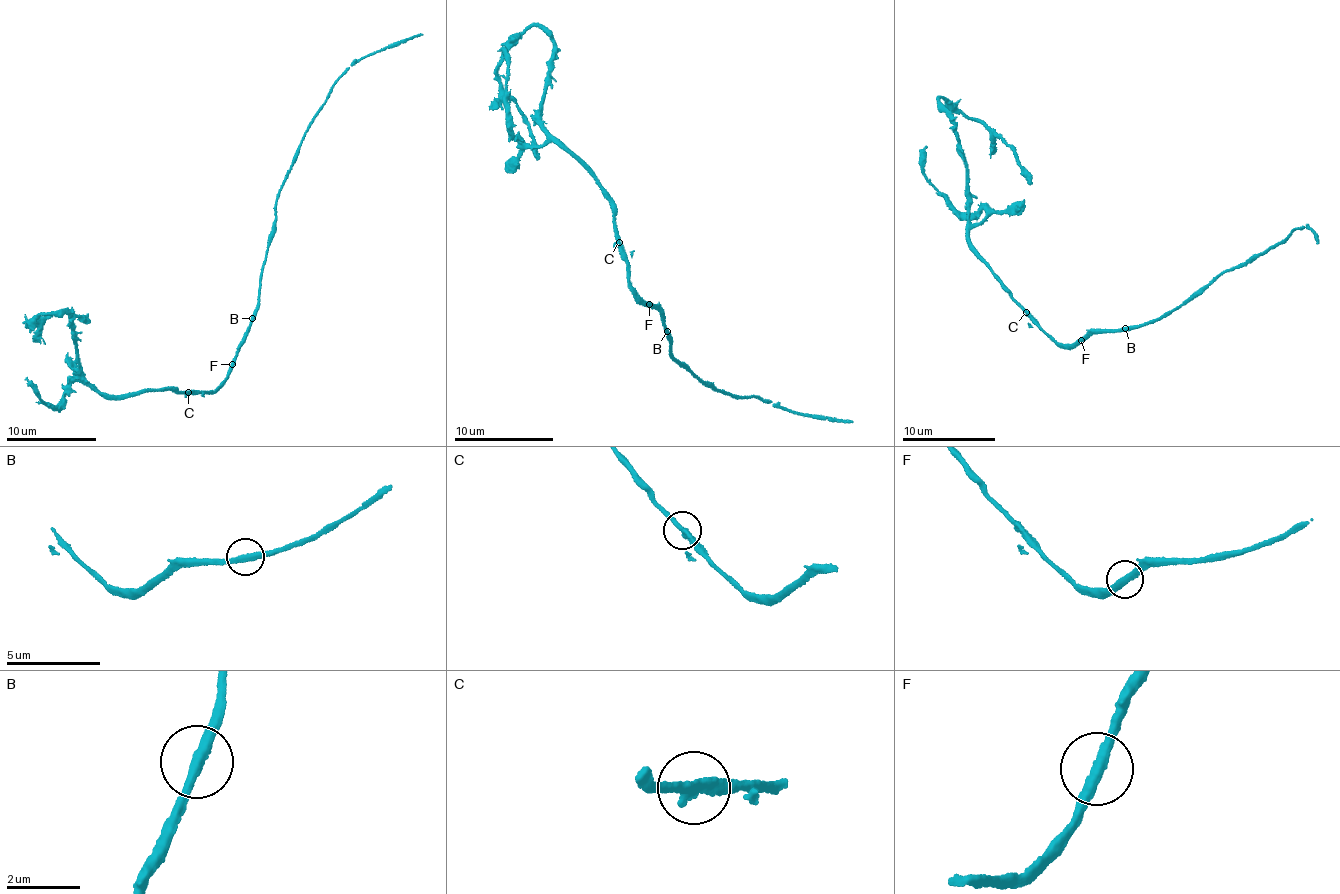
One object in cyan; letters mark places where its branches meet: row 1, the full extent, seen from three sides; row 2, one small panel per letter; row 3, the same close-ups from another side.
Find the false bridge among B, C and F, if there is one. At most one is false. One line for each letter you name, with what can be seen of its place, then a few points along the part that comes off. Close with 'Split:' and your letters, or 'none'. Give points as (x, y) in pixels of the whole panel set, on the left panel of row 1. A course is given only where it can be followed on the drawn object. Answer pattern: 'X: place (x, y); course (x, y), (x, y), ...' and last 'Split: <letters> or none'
Split: none

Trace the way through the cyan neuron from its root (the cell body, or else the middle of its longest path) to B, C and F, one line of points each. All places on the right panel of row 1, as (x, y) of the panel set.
B: (1053, 340), (1073, 345), (1094, 334), (1117, 332), (1124, 327)
C: (1053, 340), (1038, 329), (1025, 311)
F: (1053, 340), (1069, 345), (1081, 339)

